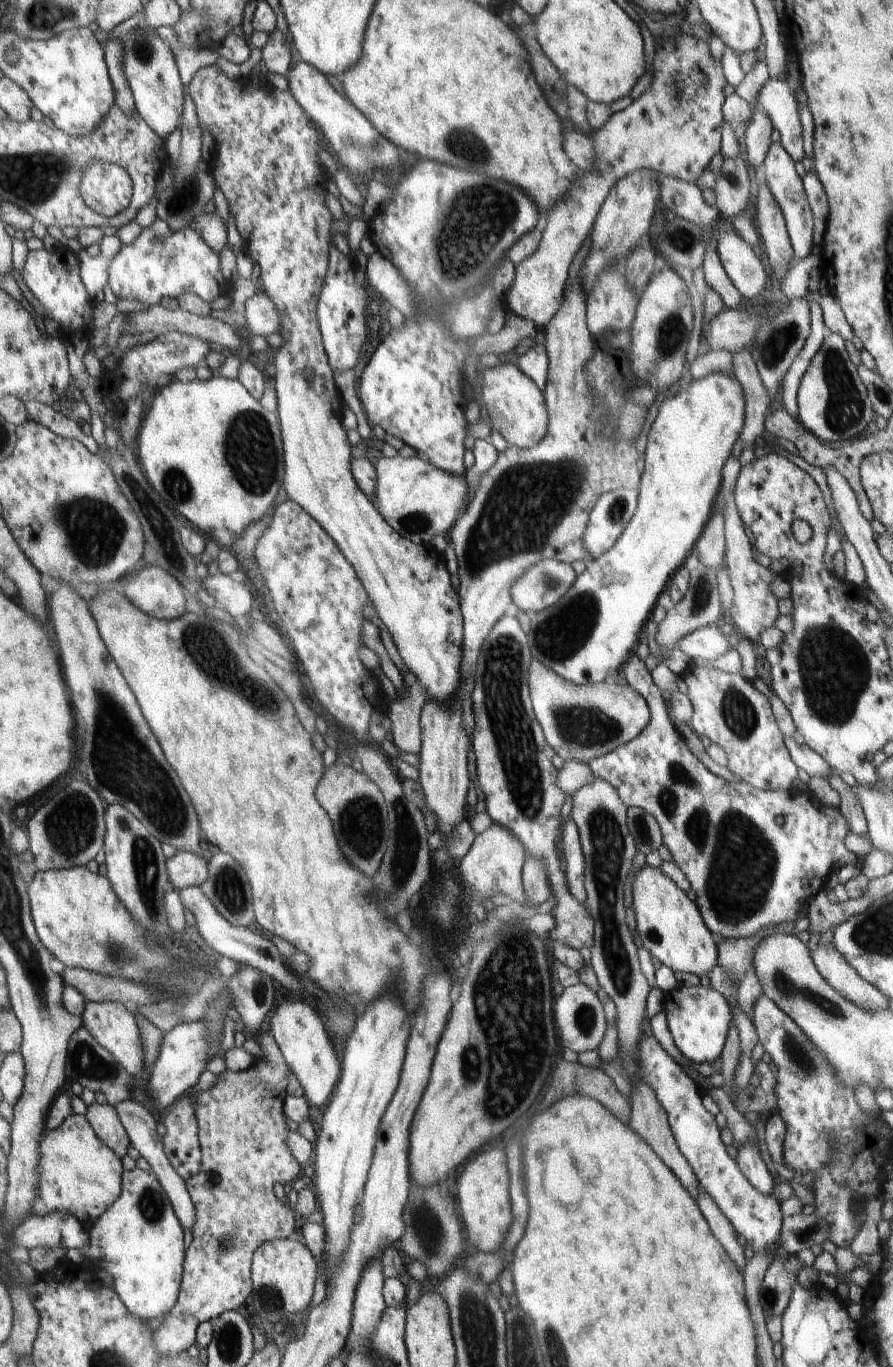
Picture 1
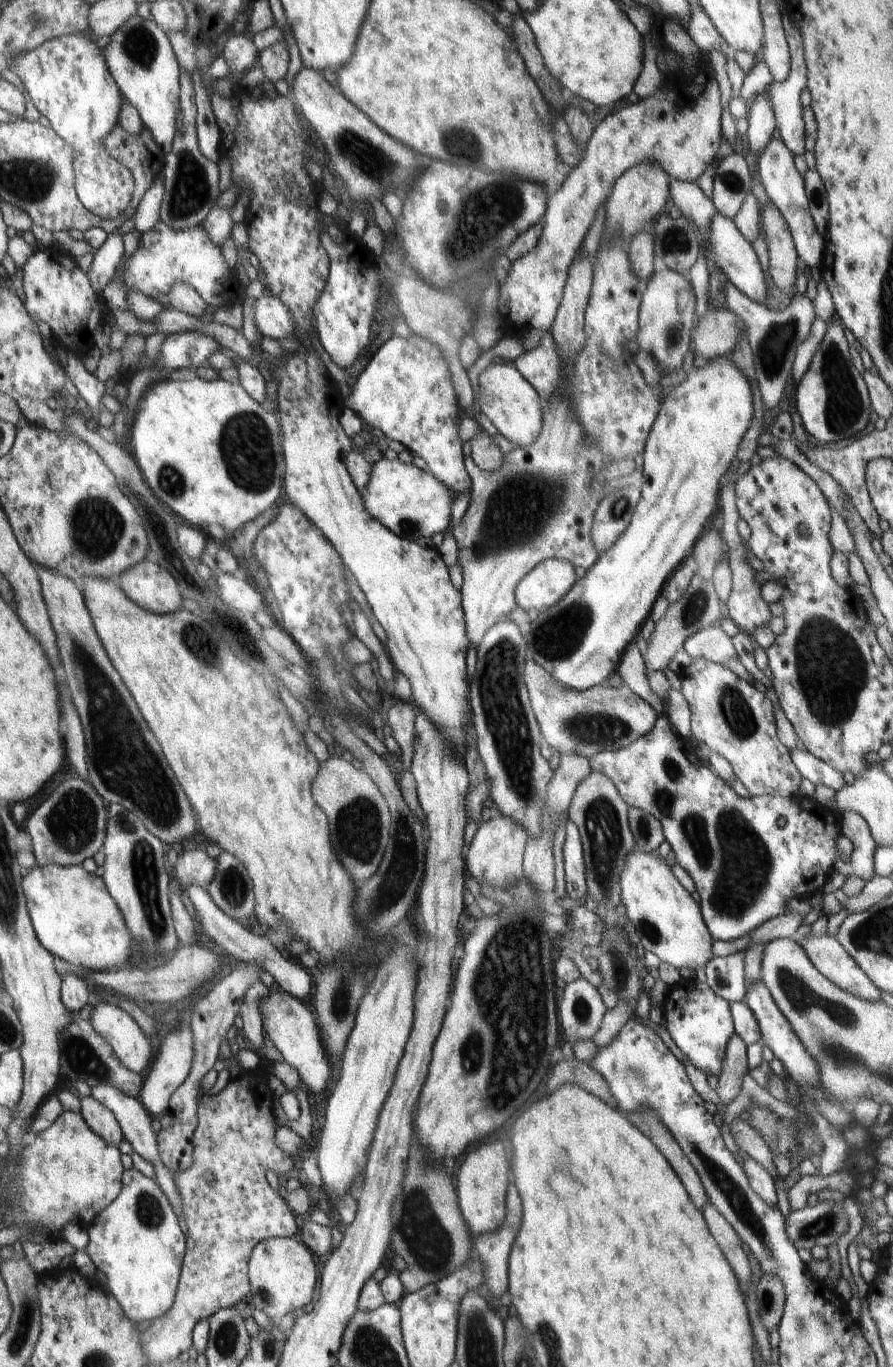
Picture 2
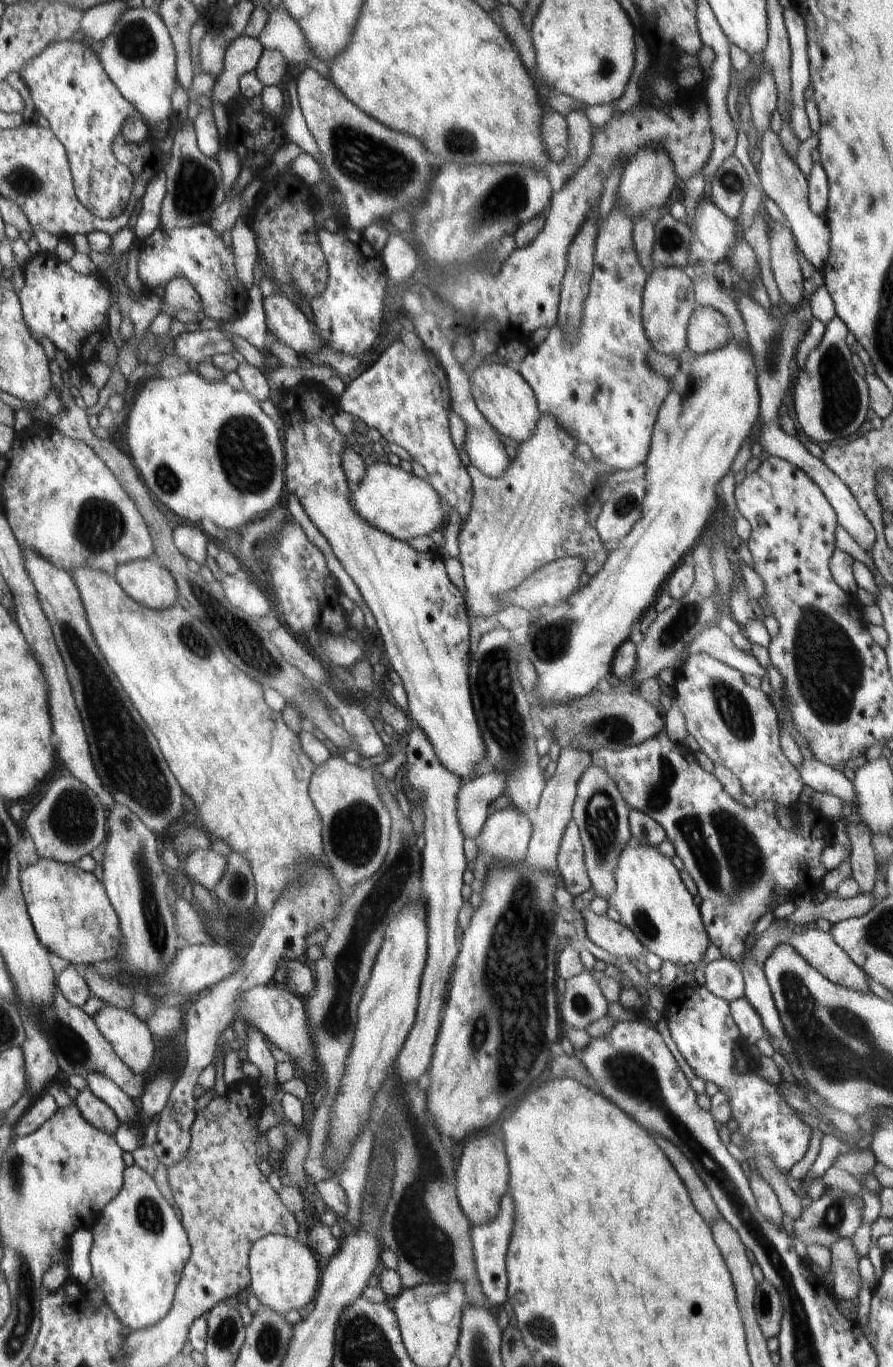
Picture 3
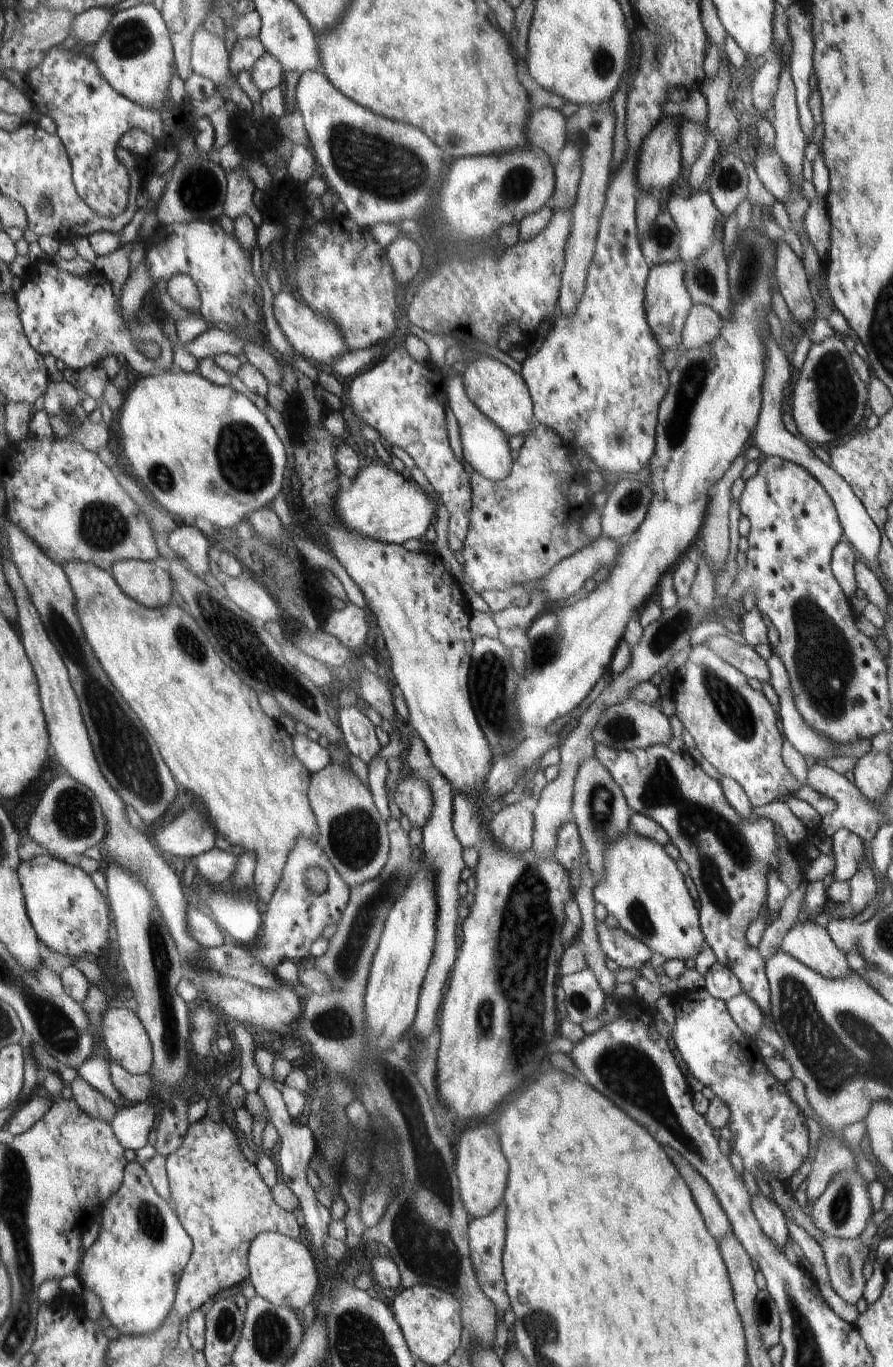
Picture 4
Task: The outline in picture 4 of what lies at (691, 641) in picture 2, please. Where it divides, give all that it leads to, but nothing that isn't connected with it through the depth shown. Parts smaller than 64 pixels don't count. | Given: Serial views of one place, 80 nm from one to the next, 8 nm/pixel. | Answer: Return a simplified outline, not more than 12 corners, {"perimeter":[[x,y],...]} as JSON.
{"perimeter":[[726,635],[703,643],[747,678],[769,682],[767,661]]}

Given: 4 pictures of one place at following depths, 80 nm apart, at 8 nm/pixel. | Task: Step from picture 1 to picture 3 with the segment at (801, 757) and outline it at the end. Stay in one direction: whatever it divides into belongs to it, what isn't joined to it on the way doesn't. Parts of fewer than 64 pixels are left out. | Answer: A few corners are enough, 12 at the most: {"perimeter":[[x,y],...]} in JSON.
{"perimeter":[[803,758],[797,769],[816,793],[843,804],[845,824],[864,823],[855,808],[853,783],[842,771]]}

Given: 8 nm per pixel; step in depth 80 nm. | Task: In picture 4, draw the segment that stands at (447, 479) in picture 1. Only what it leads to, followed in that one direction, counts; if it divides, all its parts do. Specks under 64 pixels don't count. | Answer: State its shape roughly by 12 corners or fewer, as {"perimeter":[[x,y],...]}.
{"perimeter":[[388,464],[335,494],[340,522],[401,545],[425,538],[435,499]]}

